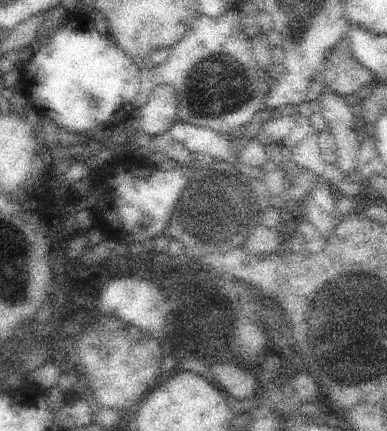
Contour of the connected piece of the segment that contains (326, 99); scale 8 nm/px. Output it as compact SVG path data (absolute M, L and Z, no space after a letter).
M325 86L319 100L319 112L323 114L331 136L335 138L337 146L337 166L343 174L353 174L359 158L359 138L357 130L353 128L353 114L351 108L345 104L343 96L331 90L331 86Z

